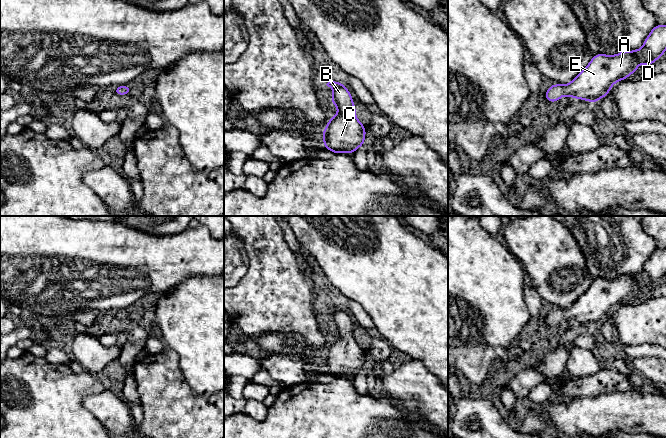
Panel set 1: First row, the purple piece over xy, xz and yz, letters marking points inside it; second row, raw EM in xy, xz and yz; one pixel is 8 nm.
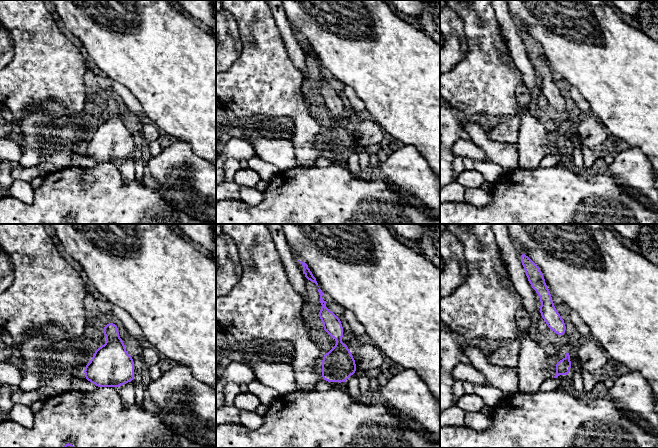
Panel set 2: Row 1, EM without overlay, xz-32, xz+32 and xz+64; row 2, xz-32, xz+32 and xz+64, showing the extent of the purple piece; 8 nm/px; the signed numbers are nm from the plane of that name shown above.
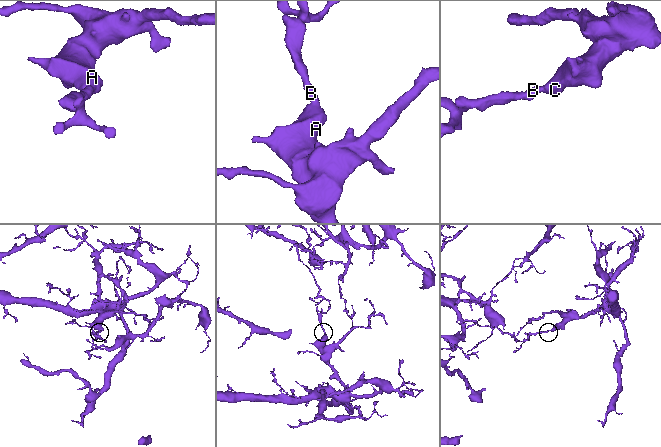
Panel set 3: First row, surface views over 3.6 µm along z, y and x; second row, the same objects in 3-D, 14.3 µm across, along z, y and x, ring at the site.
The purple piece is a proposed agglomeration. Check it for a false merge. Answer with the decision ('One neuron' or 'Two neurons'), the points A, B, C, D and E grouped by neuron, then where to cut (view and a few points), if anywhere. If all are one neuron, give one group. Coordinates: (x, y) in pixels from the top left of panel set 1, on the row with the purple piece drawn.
One neuron. Groups: A B C D E. No split

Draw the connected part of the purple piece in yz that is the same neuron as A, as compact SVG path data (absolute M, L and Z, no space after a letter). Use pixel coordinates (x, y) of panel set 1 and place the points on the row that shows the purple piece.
M655 25L639 50L622 51L616 55L596 54L589 64L568 84L552 84L545 93L548 102L557 102L564 95L596 103L609 95L611 87L618 81L628 78L637 71L640 64L650 65L656 62L666 50L666 25Z

